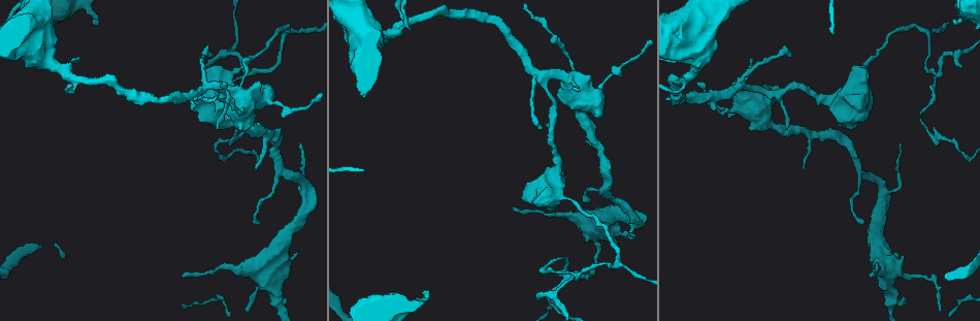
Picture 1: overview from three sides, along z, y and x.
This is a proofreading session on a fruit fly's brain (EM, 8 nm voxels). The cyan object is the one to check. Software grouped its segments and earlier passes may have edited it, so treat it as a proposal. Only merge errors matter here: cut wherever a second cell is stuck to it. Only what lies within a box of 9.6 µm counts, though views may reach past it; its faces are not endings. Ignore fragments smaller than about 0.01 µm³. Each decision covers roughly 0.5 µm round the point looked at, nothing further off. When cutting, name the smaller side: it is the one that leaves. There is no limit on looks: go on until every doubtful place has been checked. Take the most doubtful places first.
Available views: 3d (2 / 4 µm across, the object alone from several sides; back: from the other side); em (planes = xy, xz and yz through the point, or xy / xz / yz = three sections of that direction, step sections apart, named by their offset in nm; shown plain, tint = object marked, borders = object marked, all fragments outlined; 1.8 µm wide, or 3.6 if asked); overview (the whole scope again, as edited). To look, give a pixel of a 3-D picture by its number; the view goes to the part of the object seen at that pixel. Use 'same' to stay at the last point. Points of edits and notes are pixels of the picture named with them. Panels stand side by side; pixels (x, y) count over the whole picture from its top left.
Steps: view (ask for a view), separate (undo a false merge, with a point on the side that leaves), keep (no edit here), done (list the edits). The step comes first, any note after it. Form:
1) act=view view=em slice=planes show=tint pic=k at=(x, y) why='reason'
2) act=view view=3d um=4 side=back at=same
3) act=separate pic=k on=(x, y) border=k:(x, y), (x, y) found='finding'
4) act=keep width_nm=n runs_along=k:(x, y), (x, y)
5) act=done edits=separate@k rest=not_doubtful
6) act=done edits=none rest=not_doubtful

act=view view=3d um=2 pic=1 at=(545, 79)

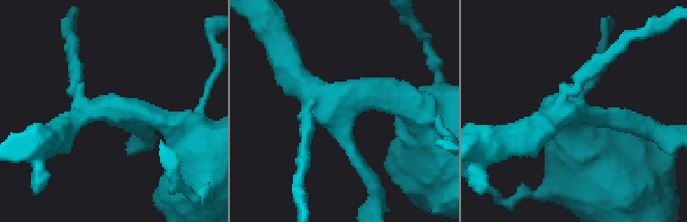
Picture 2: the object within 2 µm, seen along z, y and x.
act=view view=em slice=planes show=plain pic=2 at=(107, 111) arms=4 why='need the tissue'

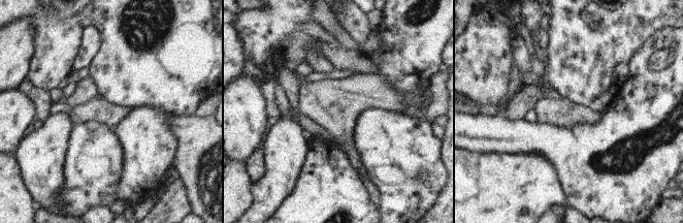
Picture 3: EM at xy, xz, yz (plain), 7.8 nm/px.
act=view view=em slice=planes show=tint at=same why='where the object lies'

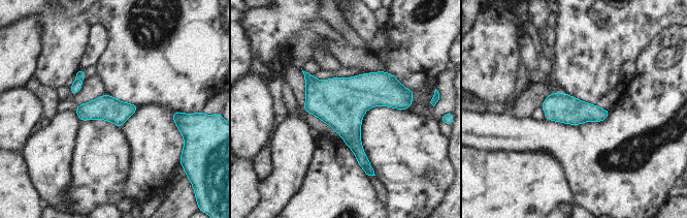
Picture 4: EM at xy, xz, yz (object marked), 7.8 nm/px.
act=keep found='continuous, no second cell'

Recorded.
act=view view=3d um=4 side=back pic=1 at=(697, 70) why='arms run side by side'

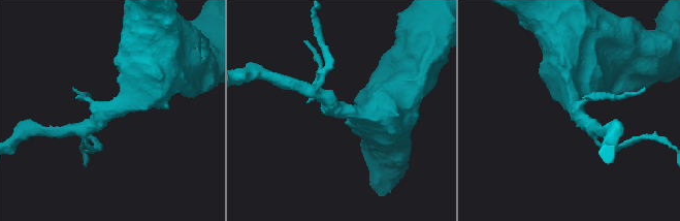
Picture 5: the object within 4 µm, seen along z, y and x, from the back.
act=view view=em slice=planes show=plain pic=5 at=(104, 112) why='shape alone is not enough'

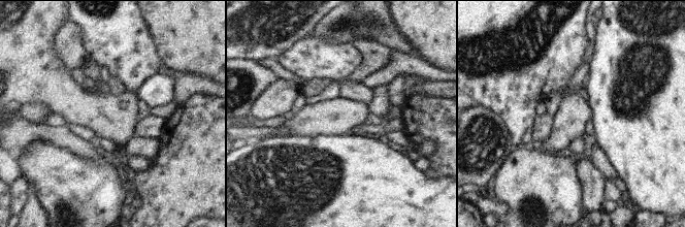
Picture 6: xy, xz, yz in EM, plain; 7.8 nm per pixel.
act=view view=em slice=planes show=tint at=same why='with the object marked'

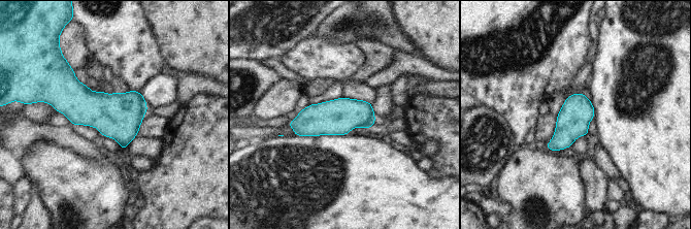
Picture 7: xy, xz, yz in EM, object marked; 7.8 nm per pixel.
act=keep width_nm=260 found='all the same cell'

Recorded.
act=view view=em slice=xy step=4 show=tint pic=1 at=(286, 31) why='sharp bend'

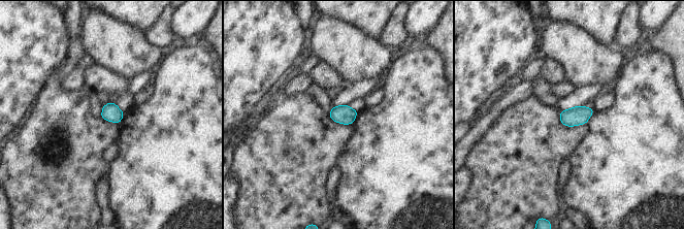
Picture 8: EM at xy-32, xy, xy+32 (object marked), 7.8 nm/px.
act=view view=em slice=planes show=tint at=same

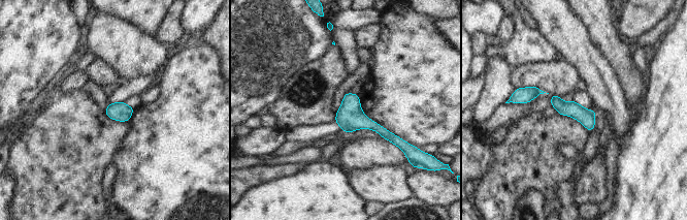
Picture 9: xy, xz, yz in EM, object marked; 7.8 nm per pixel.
act=keep width_nm=130 runs_along=9:(553, 97), (591, 127) found='continuous, no second cell'

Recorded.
act=view view=em slice=planes show=tint pic=1 at=(226, 54) why='sharp bend'

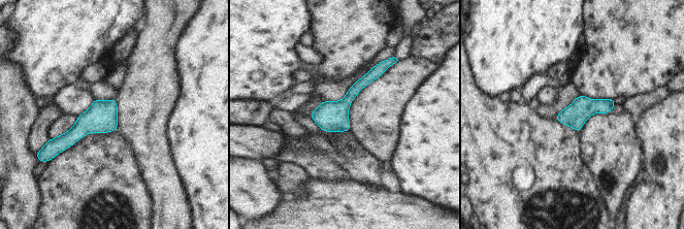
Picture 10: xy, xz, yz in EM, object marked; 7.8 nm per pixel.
act=keep runs_along=10:(384, 67), (330, 116), (315, 118) found='one cell here'

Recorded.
act=done edits=none rest=not_doubtful

